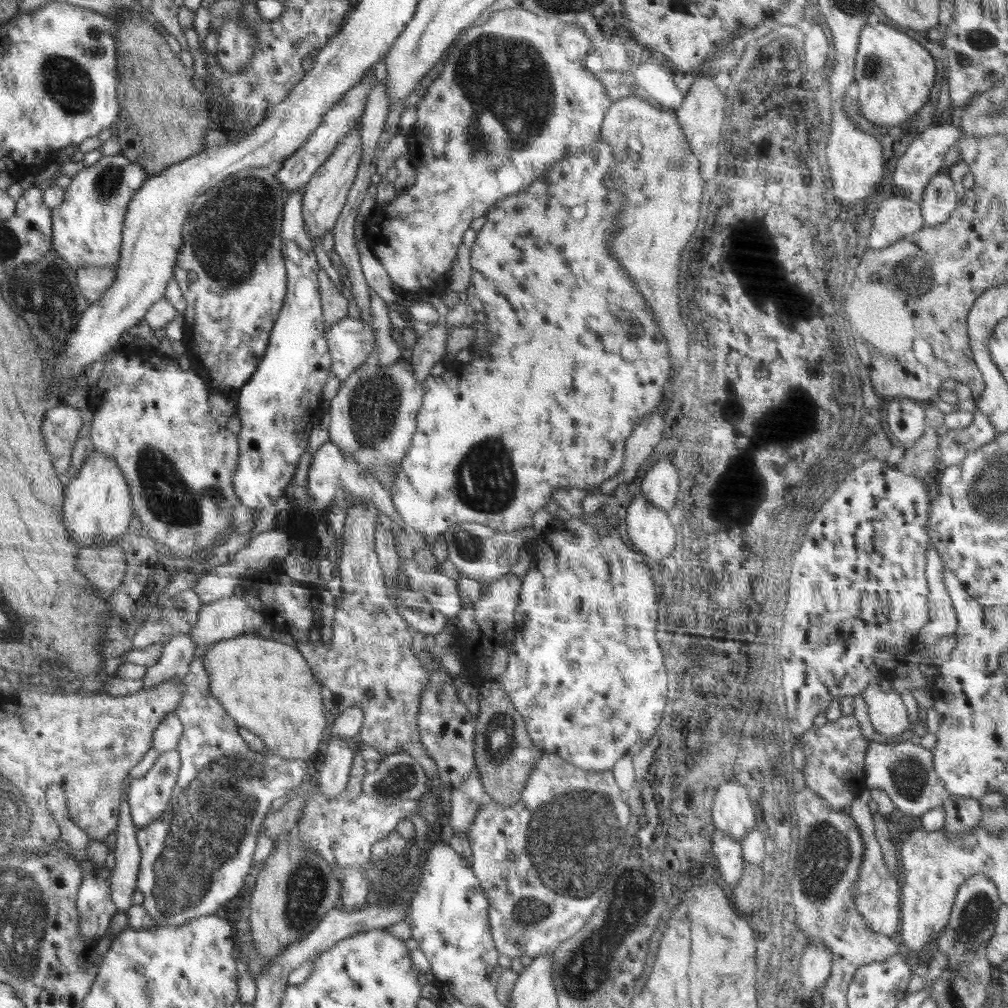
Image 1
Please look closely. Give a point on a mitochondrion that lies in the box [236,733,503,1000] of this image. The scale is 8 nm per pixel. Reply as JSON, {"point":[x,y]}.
{"point":[305,889]}

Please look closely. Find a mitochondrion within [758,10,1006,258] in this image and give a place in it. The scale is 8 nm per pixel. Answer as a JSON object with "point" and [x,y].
{"point":[873,68]}

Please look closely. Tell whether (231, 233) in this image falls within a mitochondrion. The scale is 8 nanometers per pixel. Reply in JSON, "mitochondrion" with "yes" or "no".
{"mitochondrion":"yes"}

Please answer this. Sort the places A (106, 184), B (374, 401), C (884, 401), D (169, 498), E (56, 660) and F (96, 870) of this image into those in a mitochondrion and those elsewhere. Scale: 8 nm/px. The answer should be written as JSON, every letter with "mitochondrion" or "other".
{"A":"mitochondrion","B":"mitochondrion","C":"other","D":"mitochondrion","E":"other","F":"other"}

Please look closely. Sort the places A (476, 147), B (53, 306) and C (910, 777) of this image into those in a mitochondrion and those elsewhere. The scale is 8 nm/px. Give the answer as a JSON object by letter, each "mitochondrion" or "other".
{"A":"mitochondrion","B":"mitochondrion","C":"mitochondrion"}

